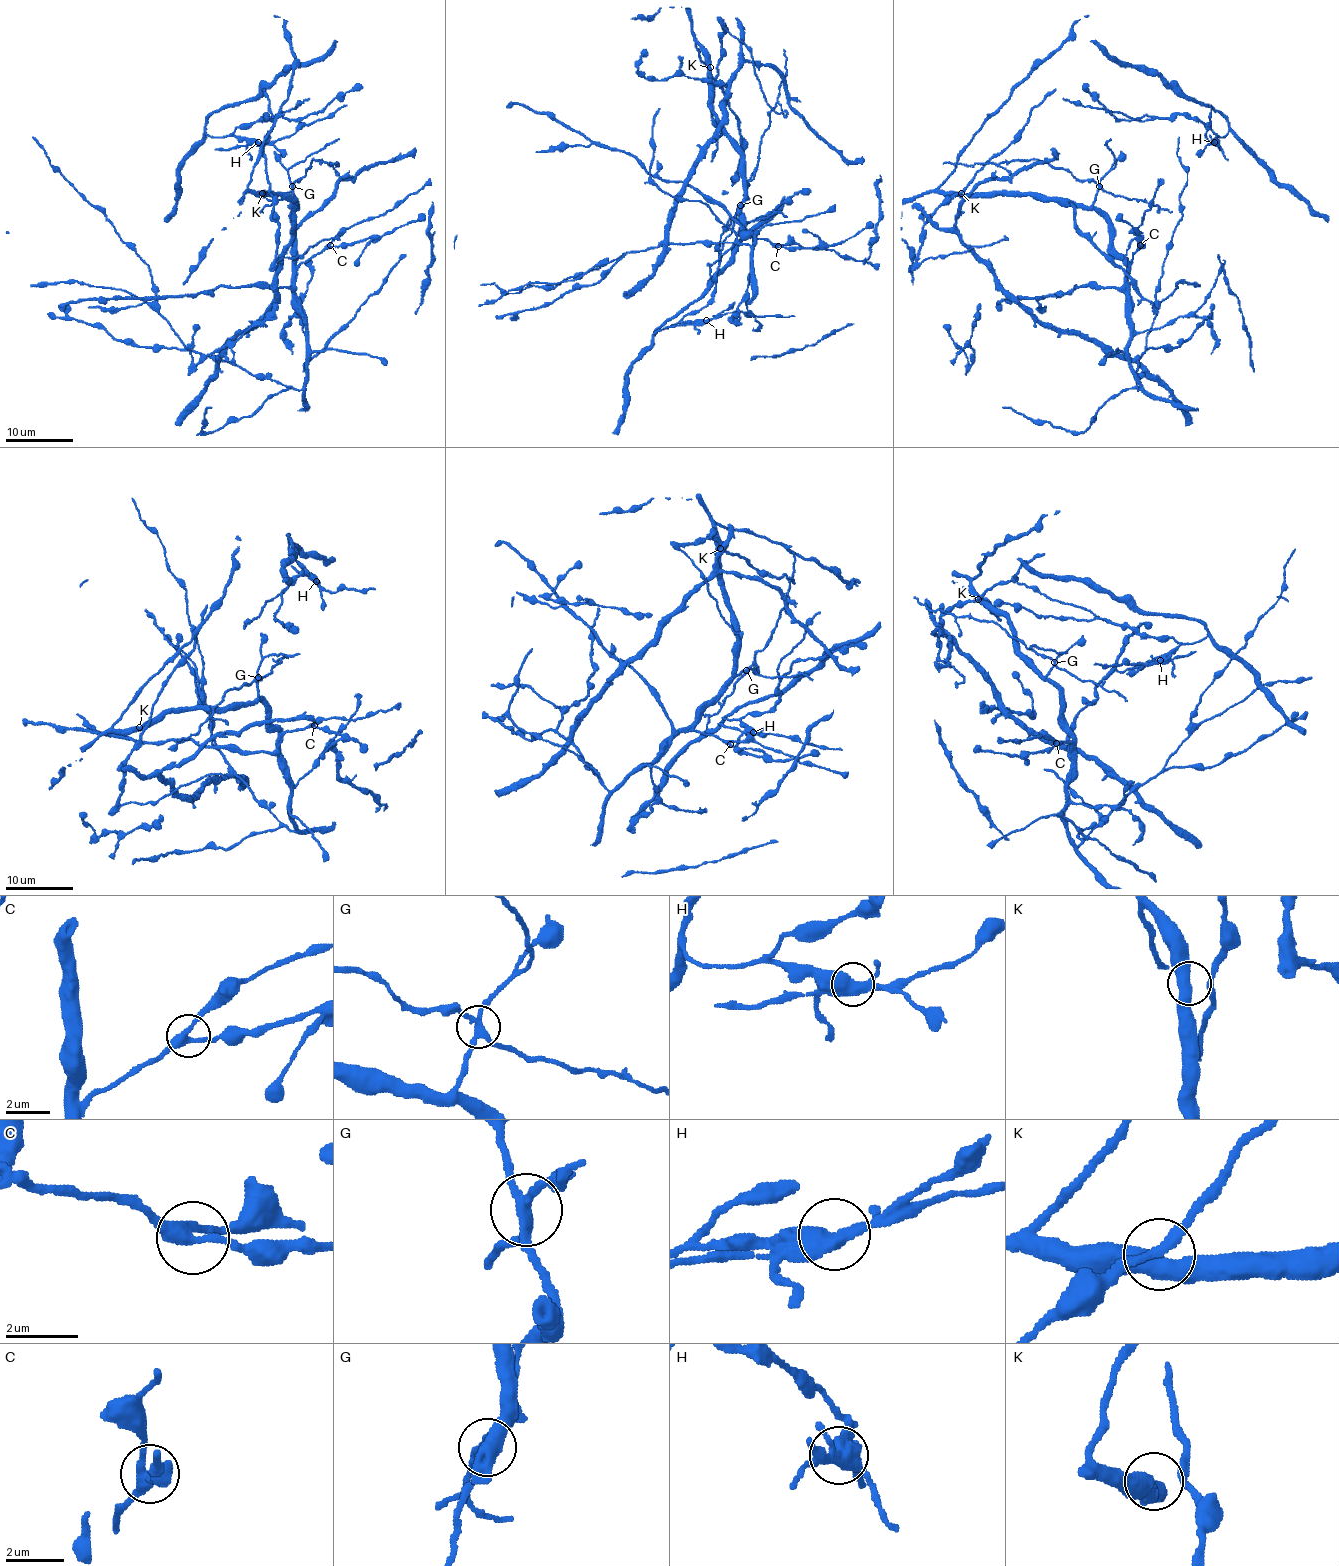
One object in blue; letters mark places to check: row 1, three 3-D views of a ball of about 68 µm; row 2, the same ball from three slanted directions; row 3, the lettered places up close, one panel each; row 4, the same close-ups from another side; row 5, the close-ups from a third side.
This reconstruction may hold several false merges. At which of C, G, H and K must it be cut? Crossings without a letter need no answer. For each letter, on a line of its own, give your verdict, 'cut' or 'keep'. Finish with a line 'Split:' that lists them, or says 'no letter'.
C: keep
G: cut
H: cut
K: keep
Split: G, H

